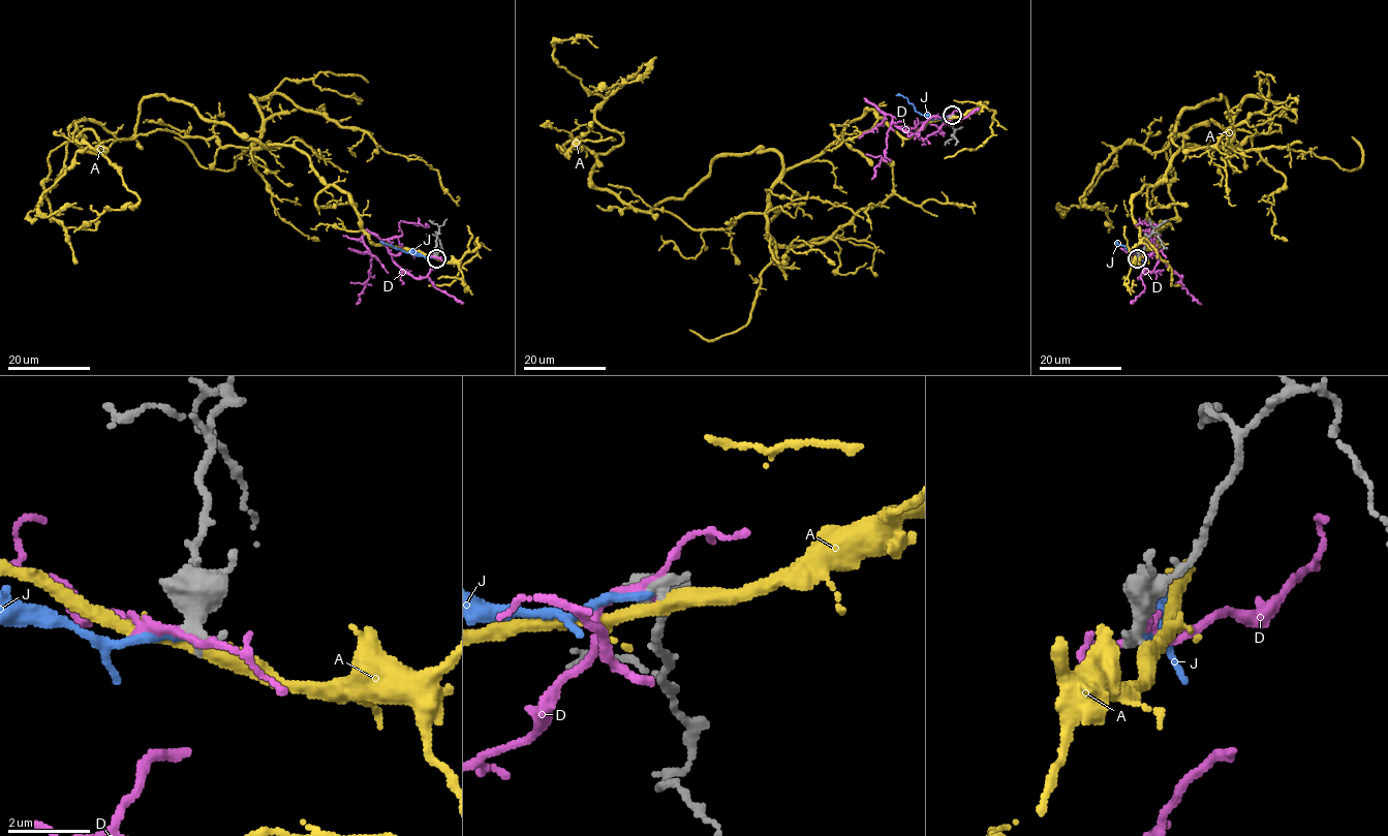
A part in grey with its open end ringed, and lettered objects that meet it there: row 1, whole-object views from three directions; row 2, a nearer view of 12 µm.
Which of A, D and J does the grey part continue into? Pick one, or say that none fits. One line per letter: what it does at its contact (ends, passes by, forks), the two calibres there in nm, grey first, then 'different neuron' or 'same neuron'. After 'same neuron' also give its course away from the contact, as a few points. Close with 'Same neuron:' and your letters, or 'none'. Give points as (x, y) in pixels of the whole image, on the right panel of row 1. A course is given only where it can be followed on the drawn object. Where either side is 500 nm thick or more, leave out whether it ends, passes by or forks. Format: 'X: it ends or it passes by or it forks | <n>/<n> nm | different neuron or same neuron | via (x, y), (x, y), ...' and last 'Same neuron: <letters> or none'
A: it passes by | 400/400 nm | different neuron
D: 650/180 nm | different neuron
J: 550/180 nm | different neuron
Same neuron: none

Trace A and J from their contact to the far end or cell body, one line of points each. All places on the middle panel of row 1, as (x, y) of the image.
A: (952, 117), (721, 154), (647, 212), (591, 169), (655, 58), (590, 87)
J: (951, 117), (921, 115), (905, 97), (896, 95)

